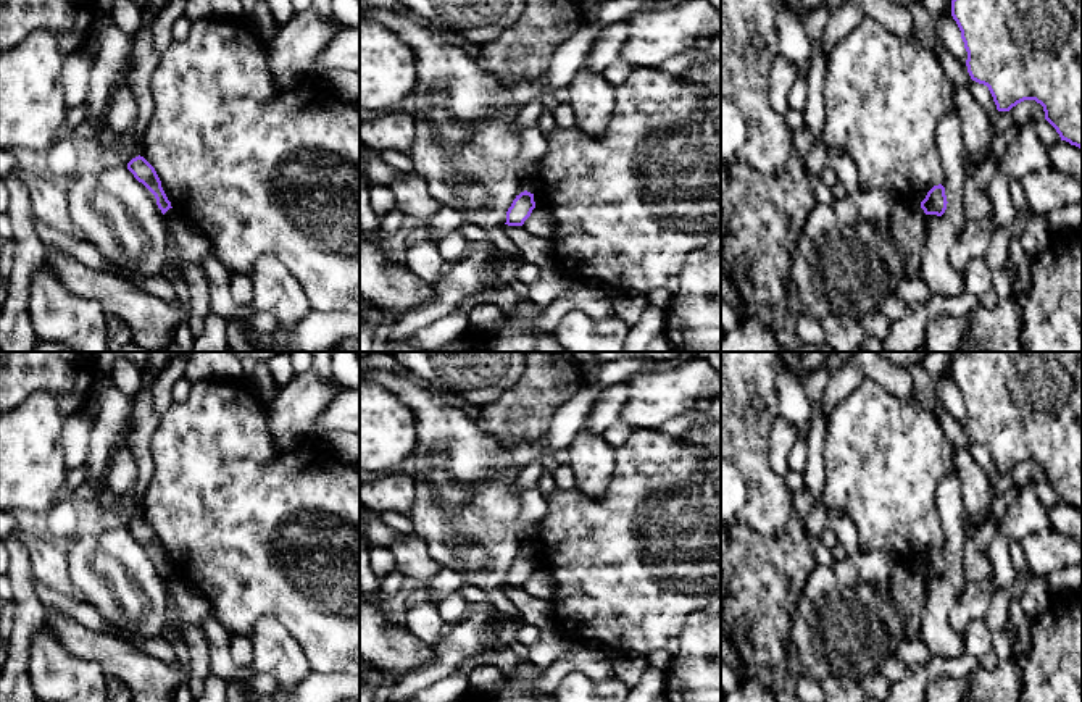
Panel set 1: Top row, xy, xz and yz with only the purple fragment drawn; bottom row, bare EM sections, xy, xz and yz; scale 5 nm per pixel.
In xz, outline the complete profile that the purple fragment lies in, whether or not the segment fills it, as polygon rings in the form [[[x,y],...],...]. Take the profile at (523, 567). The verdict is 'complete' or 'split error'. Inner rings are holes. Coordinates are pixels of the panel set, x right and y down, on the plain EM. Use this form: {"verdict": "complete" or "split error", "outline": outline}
{"verdict": "complete", "outline": [[[524,552],[513,562],[511,568],[506,573],[508,587],[522,587],[524,583],[531,578],[535,570],[534,555]]]}

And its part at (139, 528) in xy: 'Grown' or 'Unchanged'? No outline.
Unchanged

